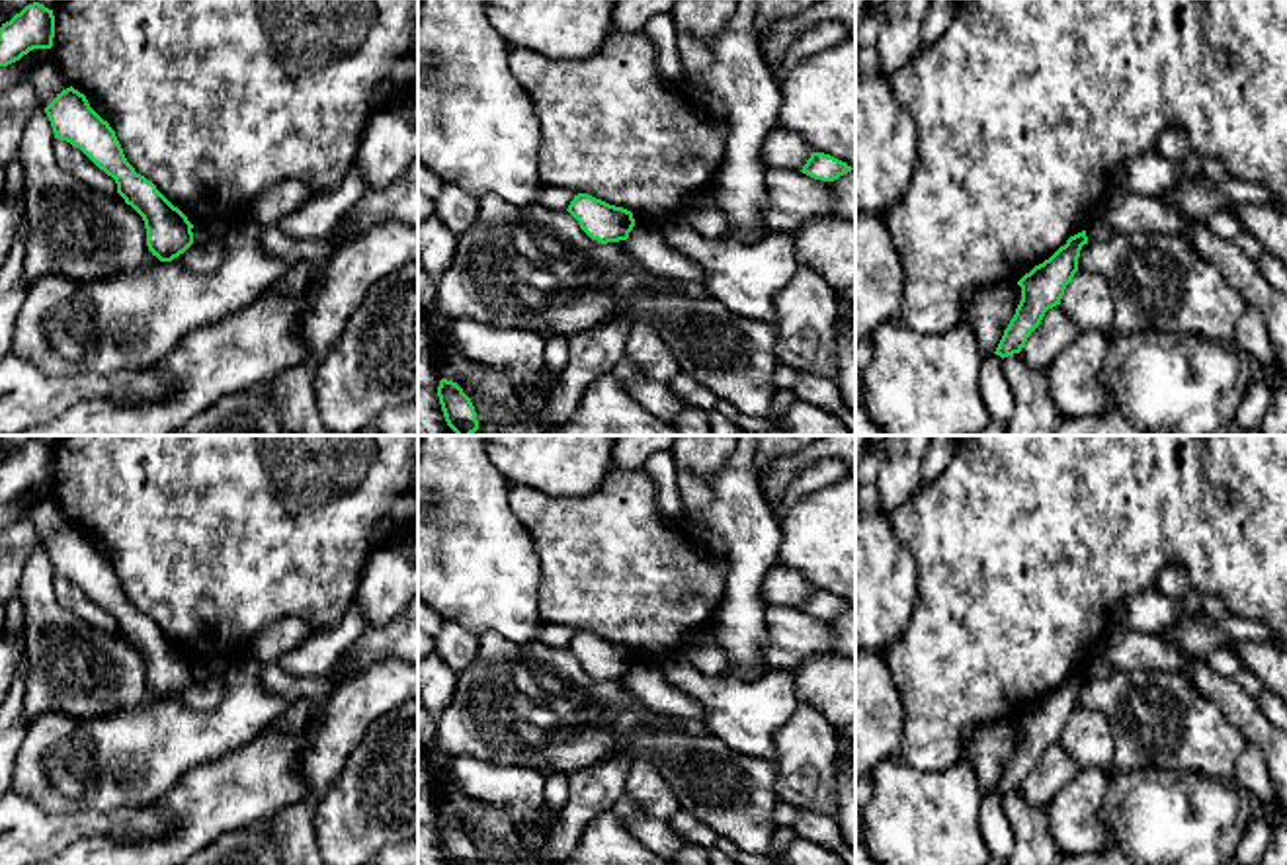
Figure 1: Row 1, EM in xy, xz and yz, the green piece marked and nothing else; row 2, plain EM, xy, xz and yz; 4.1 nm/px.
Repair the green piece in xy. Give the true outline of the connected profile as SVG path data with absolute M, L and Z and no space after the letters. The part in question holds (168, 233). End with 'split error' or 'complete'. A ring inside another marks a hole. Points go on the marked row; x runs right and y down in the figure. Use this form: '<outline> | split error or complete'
M72 86L57 94L45 107L55 139L80 148L117 184L117 193L145 221L146 246L160 262L172 262L193 244L193 225L152 182L127 162L115 131Z | complete

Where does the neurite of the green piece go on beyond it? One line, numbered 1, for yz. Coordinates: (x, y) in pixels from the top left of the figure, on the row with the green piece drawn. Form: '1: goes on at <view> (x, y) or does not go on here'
1: does not go on here

